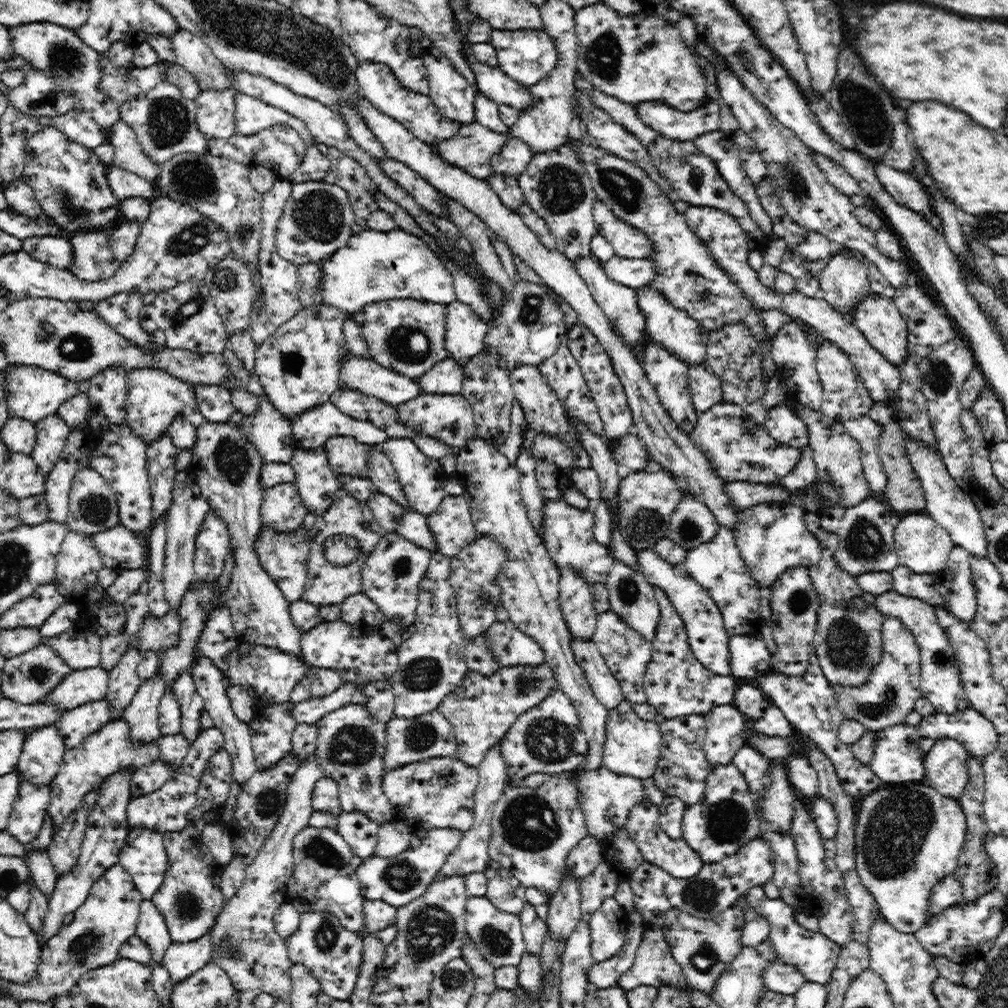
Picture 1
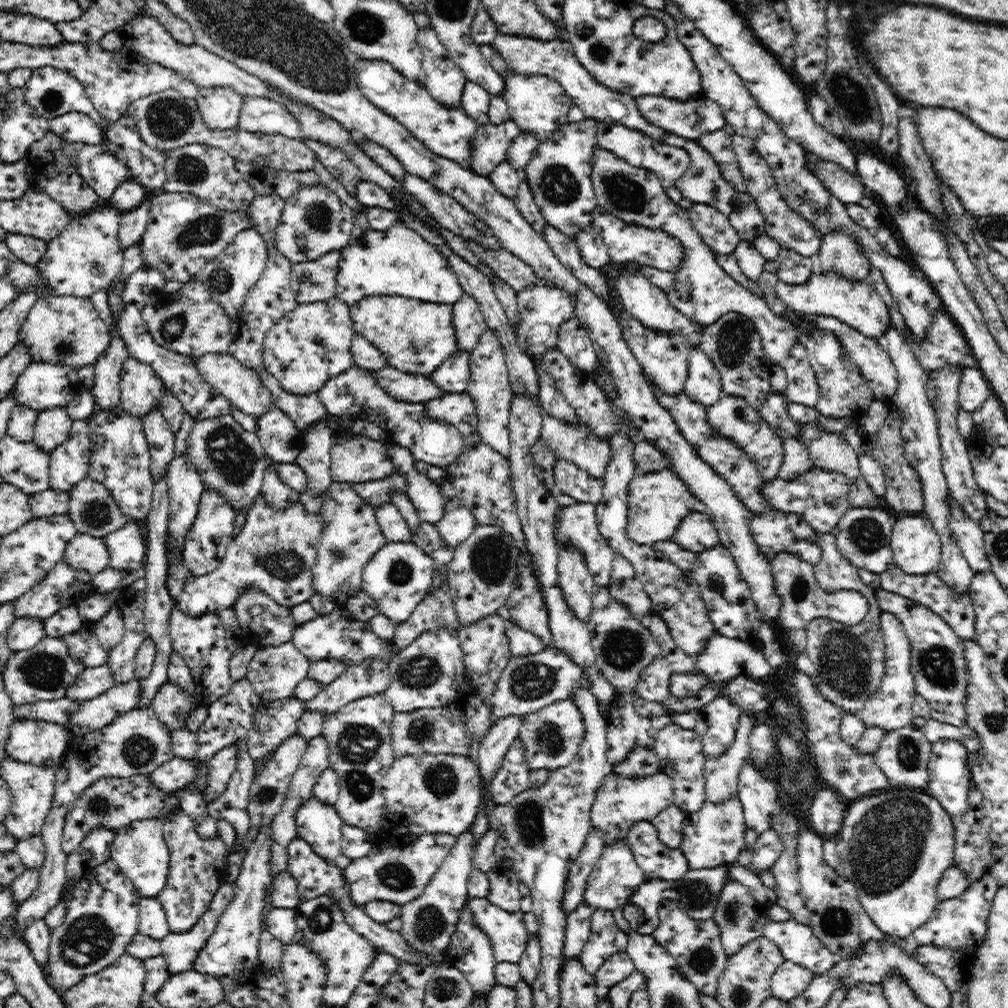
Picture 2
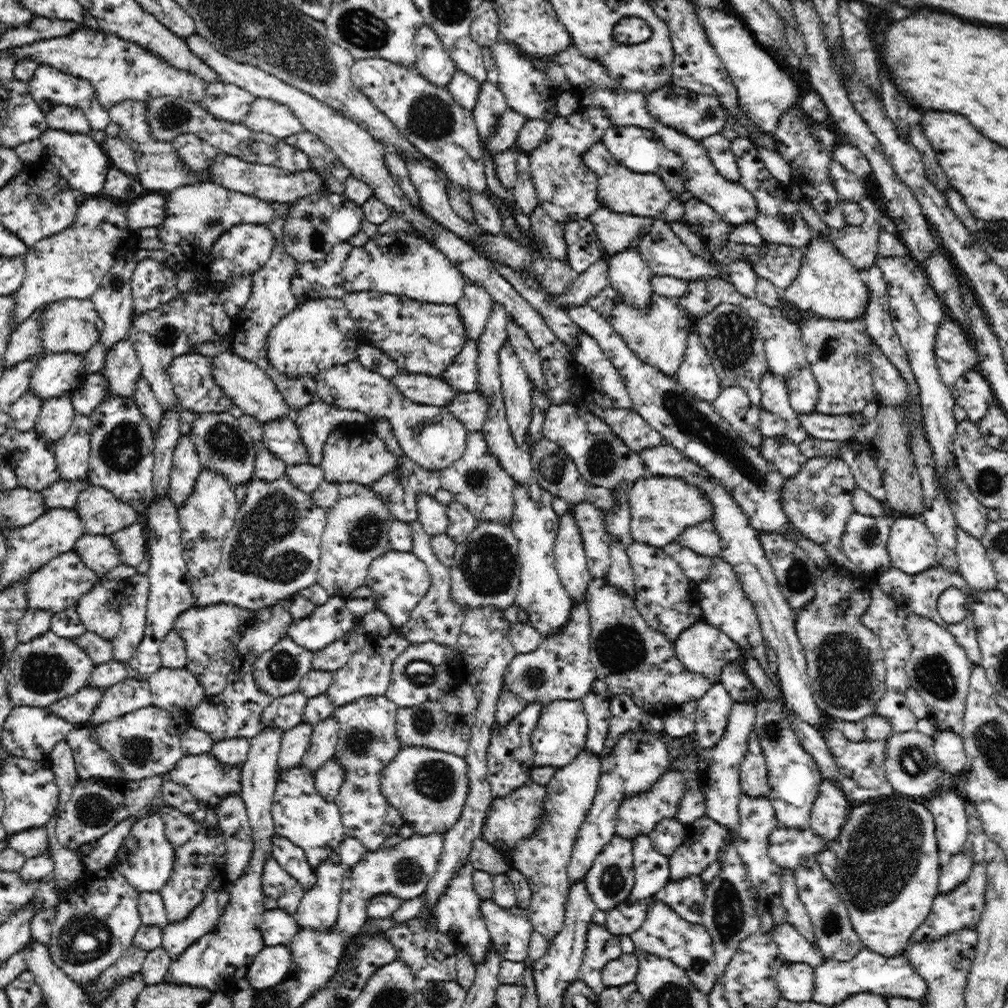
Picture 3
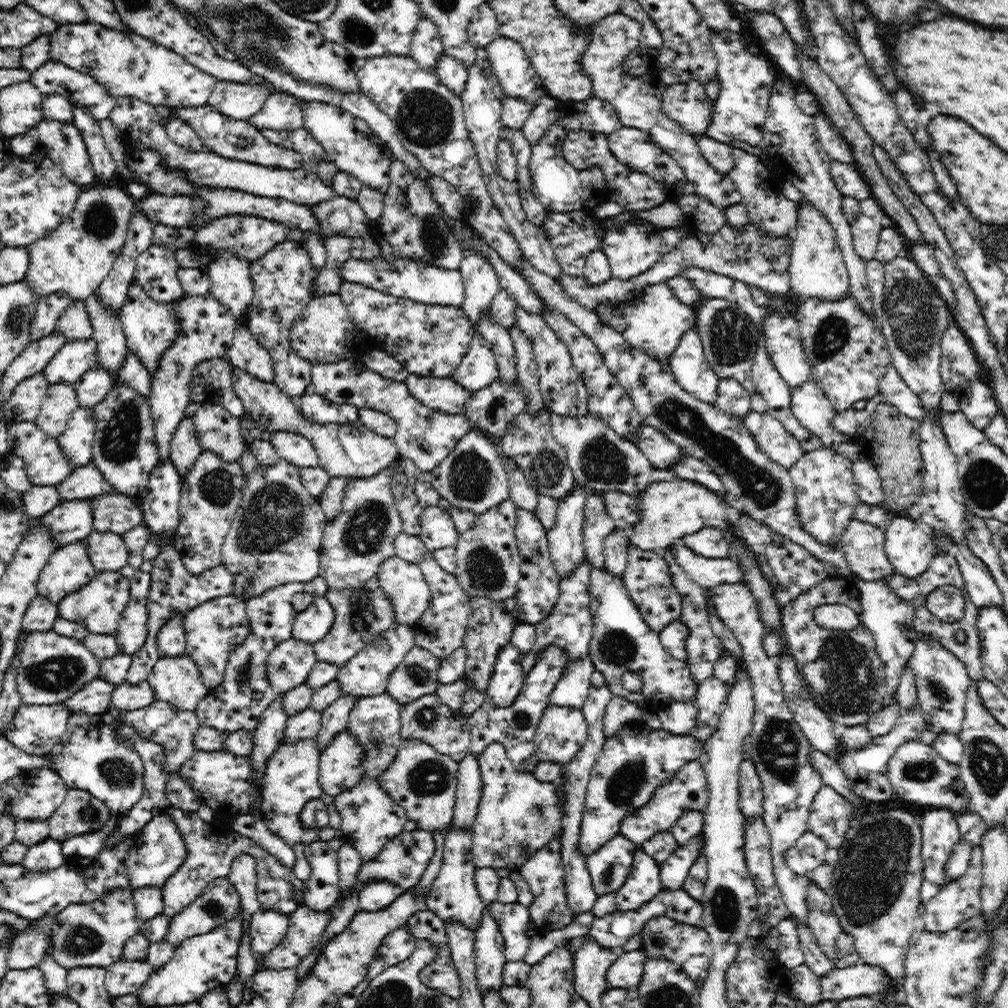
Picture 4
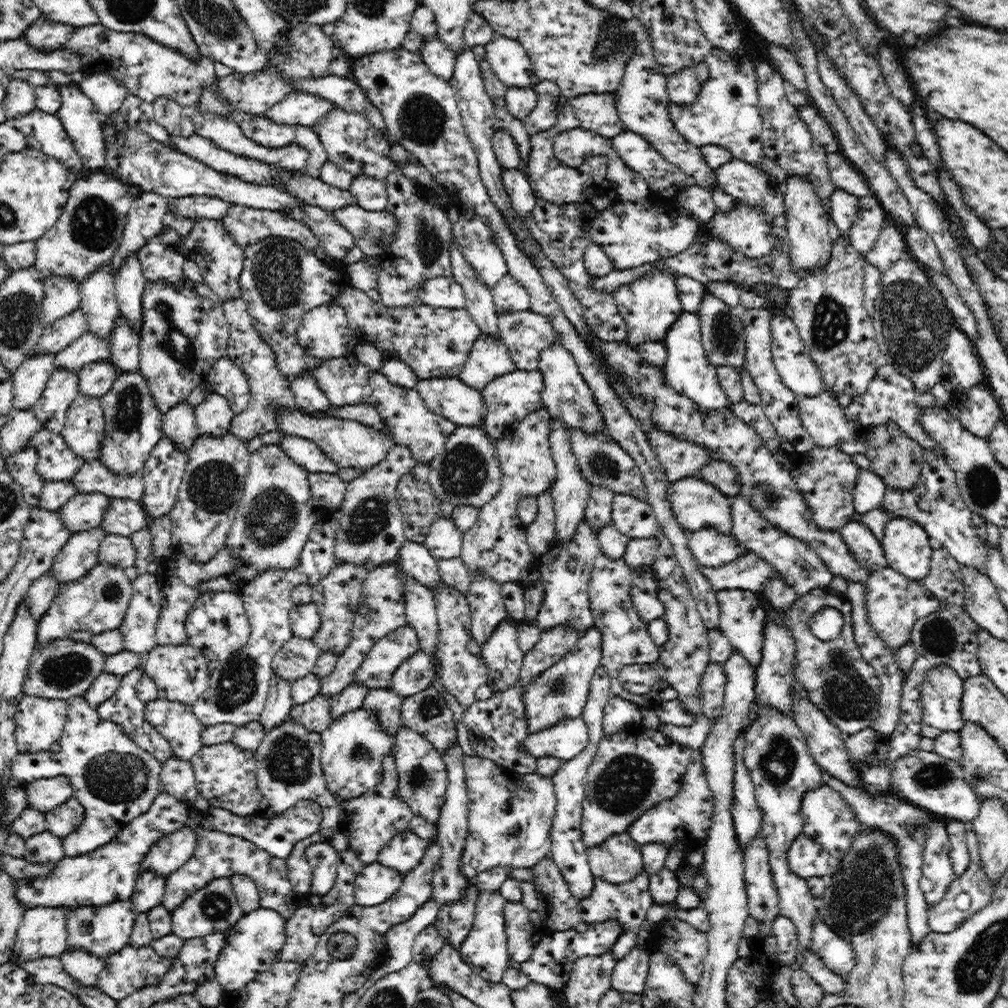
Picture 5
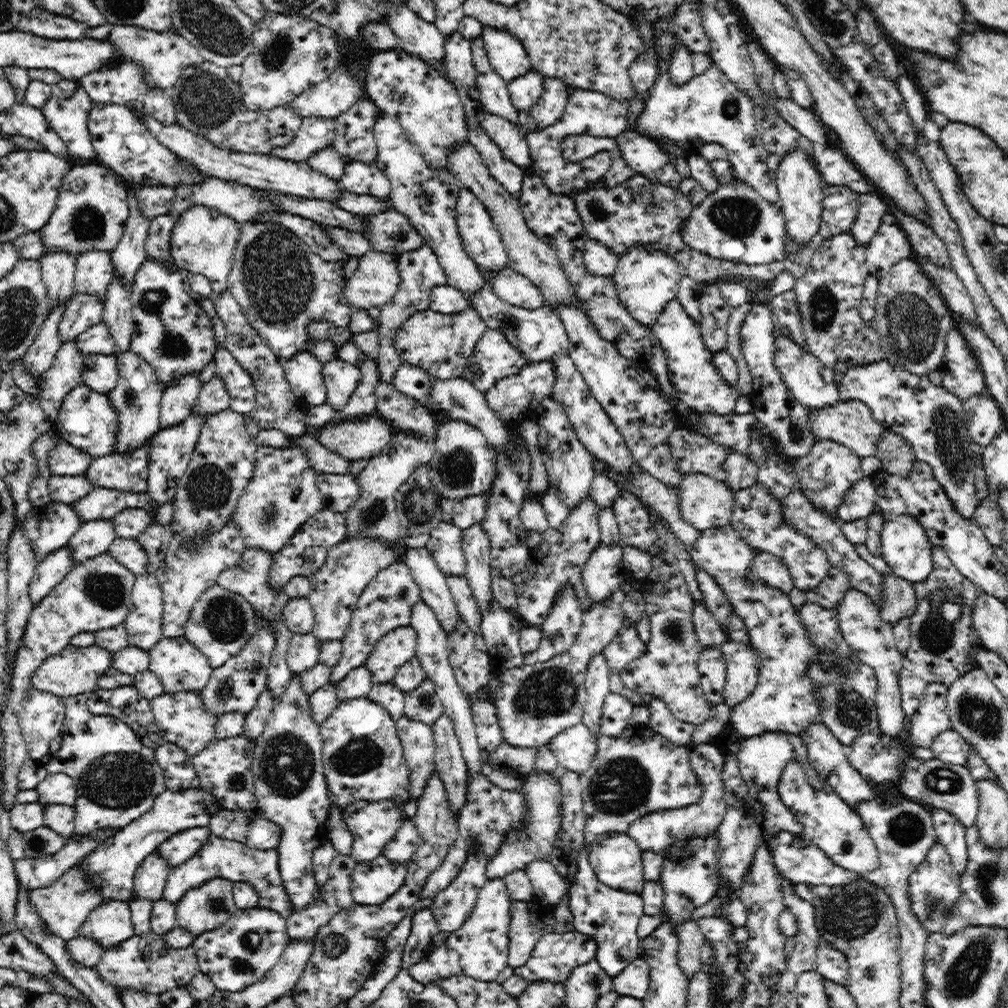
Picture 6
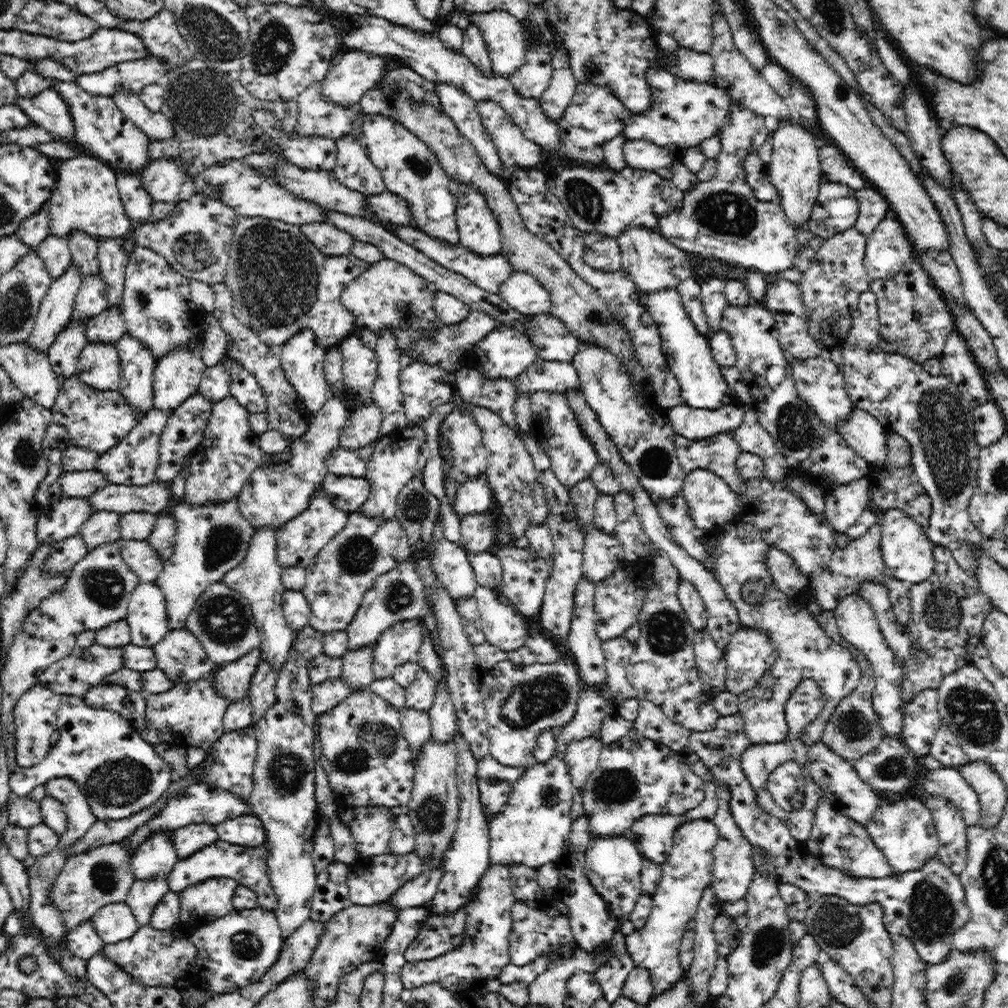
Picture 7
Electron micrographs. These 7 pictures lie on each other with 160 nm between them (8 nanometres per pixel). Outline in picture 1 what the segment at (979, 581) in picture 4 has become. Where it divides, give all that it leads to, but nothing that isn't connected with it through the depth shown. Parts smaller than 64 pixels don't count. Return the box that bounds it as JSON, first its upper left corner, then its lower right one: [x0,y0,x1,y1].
[905,440,987,557]

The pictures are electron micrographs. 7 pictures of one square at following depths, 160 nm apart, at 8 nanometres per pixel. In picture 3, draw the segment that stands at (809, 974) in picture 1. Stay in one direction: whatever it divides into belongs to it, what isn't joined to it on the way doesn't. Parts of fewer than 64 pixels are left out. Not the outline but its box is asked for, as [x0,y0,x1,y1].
[768,922,826,968]

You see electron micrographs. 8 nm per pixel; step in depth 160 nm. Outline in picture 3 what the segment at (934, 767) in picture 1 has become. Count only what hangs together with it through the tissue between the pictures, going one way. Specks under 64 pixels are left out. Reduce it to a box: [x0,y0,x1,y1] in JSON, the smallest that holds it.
[925,731,968,860]

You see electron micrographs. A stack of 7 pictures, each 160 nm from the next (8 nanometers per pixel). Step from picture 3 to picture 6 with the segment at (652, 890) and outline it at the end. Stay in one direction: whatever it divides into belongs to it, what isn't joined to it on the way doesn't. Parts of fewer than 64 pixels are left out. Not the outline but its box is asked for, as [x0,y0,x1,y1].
[567,846,643,980]

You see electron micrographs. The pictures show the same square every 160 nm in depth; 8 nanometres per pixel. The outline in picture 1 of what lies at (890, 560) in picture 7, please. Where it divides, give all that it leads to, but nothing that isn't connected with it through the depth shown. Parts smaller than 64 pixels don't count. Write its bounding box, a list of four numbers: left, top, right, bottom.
[893,511,954,575]

